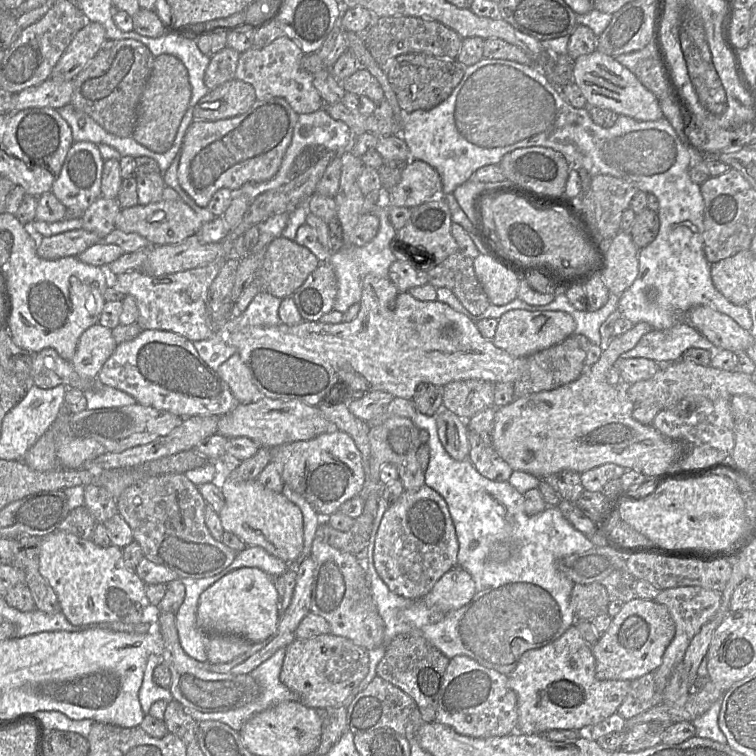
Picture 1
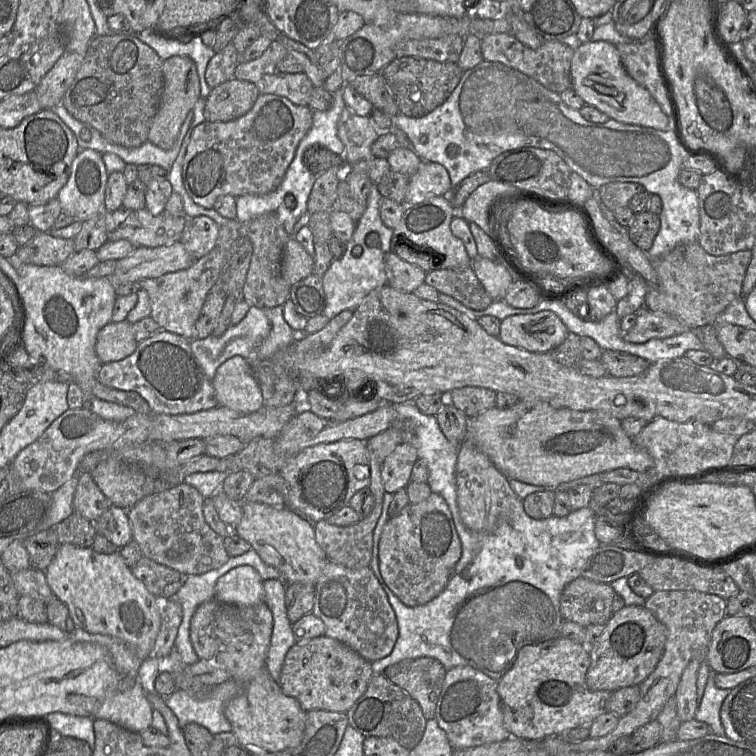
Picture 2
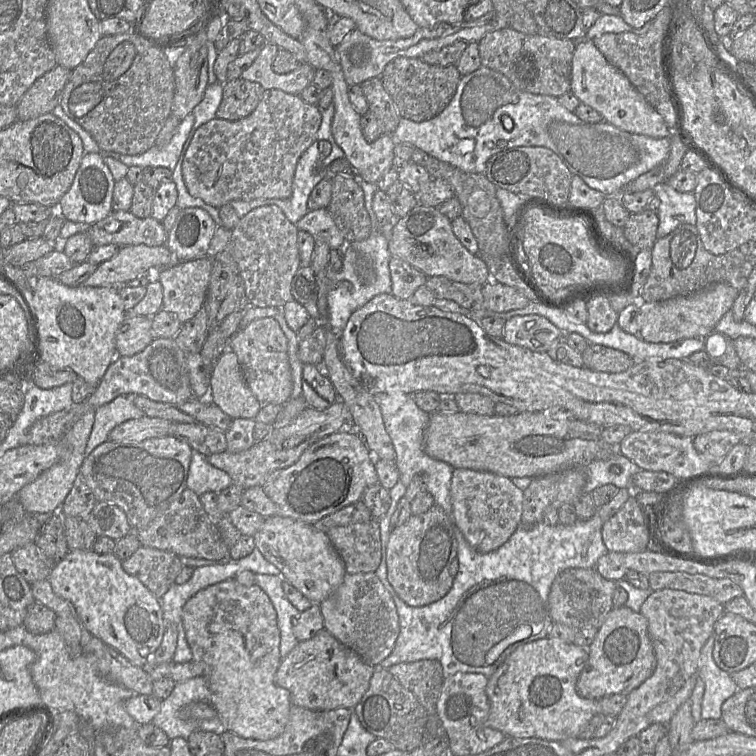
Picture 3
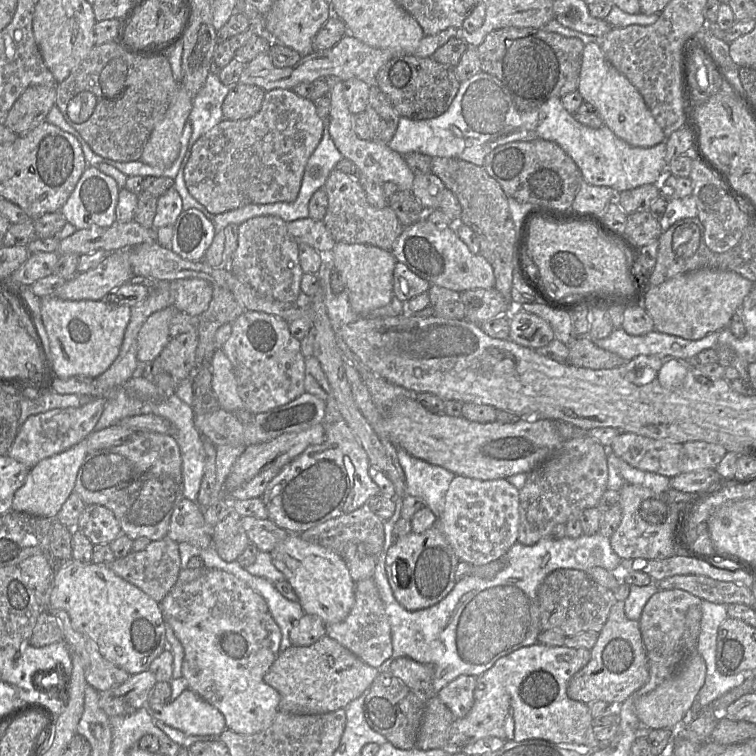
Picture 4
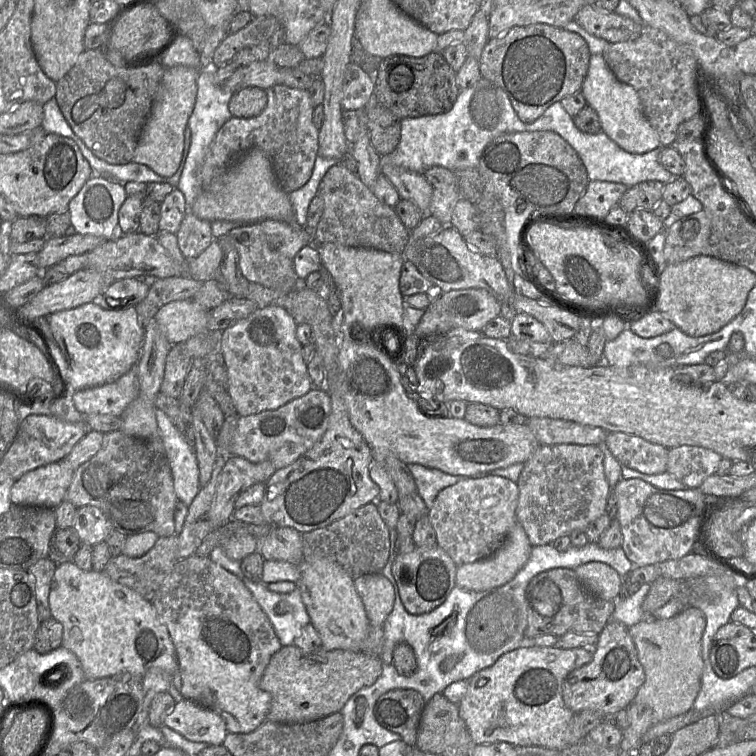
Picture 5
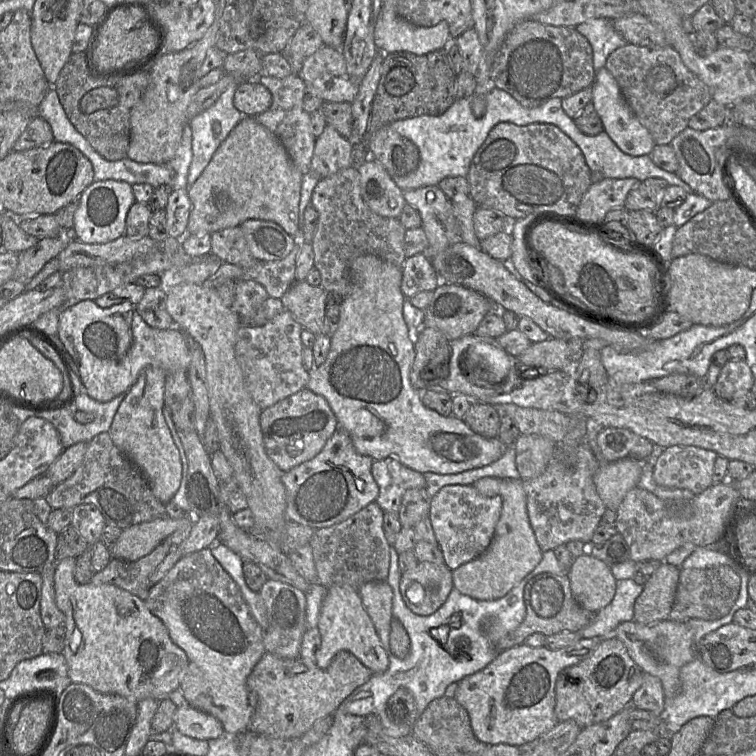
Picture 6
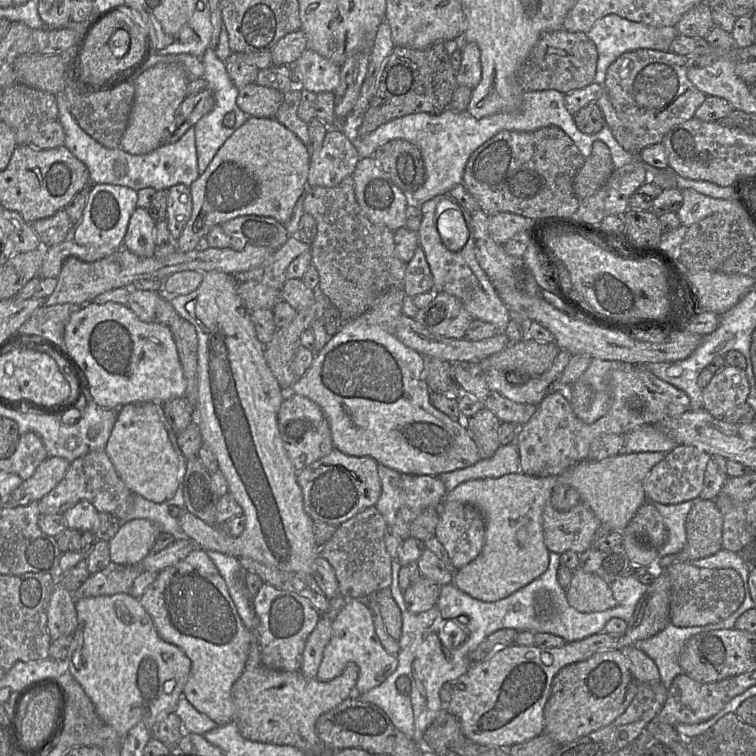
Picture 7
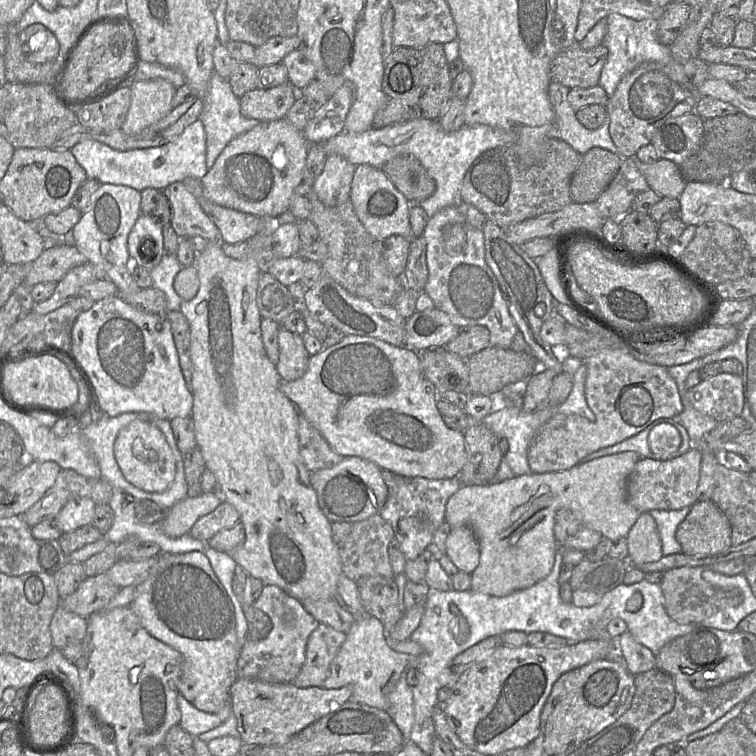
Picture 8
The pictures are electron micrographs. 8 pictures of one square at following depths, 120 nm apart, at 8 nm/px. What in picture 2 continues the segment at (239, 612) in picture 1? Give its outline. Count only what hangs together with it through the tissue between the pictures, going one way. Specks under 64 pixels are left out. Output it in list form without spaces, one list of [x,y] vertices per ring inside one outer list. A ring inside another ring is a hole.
[[[238,566],[217,580],[214,598],[223,603],[242,606],[262,602],[263,580],[253,567]]]

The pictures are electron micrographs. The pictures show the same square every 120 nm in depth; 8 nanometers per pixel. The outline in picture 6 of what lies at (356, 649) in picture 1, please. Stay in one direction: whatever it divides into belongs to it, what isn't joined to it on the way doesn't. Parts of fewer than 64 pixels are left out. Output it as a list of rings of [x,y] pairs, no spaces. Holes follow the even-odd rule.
[[[339,651],[326,669],[308,668],[300,658],[285,659],[265,653],[246,680],[248,690],[254,695],[255,705],[247,731],[270,738],[300,737],[316,721],[333,715],[341,703],[372,675],[348,651]]]

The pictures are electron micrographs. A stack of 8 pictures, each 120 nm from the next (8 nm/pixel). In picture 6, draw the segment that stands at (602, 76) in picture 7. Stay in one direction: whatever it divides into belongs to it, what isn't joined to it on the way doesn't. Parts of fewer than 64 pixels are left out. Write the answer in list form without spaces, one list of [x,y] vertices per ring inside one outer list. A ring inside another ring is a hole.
[[[590,19],[577,25],[575,29],[592,47],[595,73],[606,65],[606,60],[613,51],[628,44],[609,19]]]

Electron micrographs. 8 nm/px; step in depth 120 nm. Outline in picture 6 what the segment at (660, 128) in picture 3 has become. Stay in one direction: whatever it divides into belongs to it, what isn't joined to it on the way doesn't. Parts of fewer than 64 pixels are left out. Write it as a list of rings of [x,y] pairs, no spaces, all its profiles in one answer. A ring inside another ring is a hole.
[[[604,66],[595,74],[592,88],[592,100],[594,108],[599,115],[604,131],[612,141],[624,153],[632,156],[649,155],[656,143],[646,127],[635,116],[626,102],[618,82]]]

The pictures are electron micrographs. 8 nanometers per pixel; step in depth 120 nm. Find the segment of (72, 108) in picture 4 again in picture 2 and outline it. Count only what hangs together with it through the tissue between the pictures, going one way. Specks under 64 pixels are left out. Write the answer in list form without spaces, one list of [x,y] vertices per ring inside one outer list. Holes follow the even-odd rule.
[[[131,34],[96,35],[66,91],[62,105],[78,121],[95,128],[109,143],[132,149],[148,141],[148,133],[160,106],[164,87],[163,60],[156,51]]]

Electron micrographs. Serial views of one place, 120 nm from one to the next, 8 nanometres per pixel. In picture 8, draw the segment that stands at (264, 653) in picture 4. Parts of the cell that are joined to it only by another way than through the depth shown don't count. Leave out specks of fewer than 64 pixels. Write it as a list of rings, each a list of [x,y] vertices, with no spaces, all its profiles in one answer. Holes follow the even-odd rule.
[[[198,551],[160,553],[147,579],[136,586],[131,609],[141,625],[182,655],[179,693],[198,710],[218,712],[229,701],[240,654],[234,606],[210,561]]]

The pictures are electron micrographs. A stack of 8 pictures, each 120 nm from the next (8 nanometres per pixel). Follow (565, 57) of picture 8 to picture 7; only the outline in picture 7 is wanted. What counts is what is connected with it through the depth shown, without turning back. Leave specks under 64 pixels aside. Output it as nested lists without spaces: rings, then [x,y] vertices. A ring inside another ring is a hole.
[[[565,29],[544,33],[528,57],[518,67],[516,78],[524,92],[557,90],[567,94],[594,82],[598,52],[593,41],[583,32]]]

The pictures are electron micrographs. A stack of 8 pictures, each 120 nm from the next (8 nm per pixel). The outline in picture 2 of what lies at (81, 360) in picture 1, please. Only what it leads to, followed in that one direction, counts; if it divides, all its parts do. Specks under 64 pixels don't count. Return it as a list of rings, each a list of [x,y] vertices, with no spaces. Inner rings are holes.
[[[126,320],[110,322],[103,326],[96,337],[95,352],[102,364],[120,361],[137,348],[132,324]]]

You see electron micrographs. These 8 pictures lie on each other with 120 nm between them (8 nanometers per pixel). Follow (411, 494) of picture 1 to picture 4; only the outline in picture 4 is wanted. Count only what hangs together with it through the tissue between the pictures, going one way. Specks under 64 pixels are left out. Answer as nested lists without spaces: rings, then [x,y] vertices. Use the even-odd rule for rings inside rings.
[[[437,525],[424,533],[411,532],[388,548],[386,574],[397,602],[408,611],[431,607],[453,589],[459,564],[452,547]]]

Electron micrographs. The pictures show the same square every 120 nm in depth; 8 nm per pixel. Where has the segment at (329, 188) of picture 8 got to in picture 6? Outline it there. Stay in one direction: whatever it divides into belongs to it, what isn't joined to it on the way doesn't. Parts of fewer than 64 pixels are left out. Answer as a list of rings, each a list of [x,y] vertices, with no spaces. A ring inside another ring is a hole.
[[[327,124],[322,134],[316,138],[310,171],[322,179],[350,167],[352,146],[349,139]]]

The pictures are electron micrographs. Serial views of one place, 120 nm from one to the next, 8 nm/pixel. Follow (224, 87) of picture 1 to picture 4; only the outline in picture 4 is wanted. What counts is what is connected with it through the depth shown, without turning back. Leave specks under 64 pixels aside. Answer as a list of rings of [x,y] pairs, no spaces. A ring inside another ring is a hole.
[[[237,83],[230,87],[222,104],[227,120],[244,120],[255,116],[261,109],[266,91],[257,85]]]

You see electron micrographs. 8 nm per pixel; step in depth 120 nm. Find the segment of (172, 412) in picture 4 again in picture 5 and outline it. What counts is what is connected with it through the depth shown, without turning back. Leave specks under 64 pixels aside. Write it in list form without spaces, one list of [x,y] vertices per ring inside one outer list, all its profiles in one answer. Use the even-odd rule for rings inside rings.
[[[156,408],[155,415],[171,468],[176,497],[189,507],[201,487],[195,449],[163,410]]]

